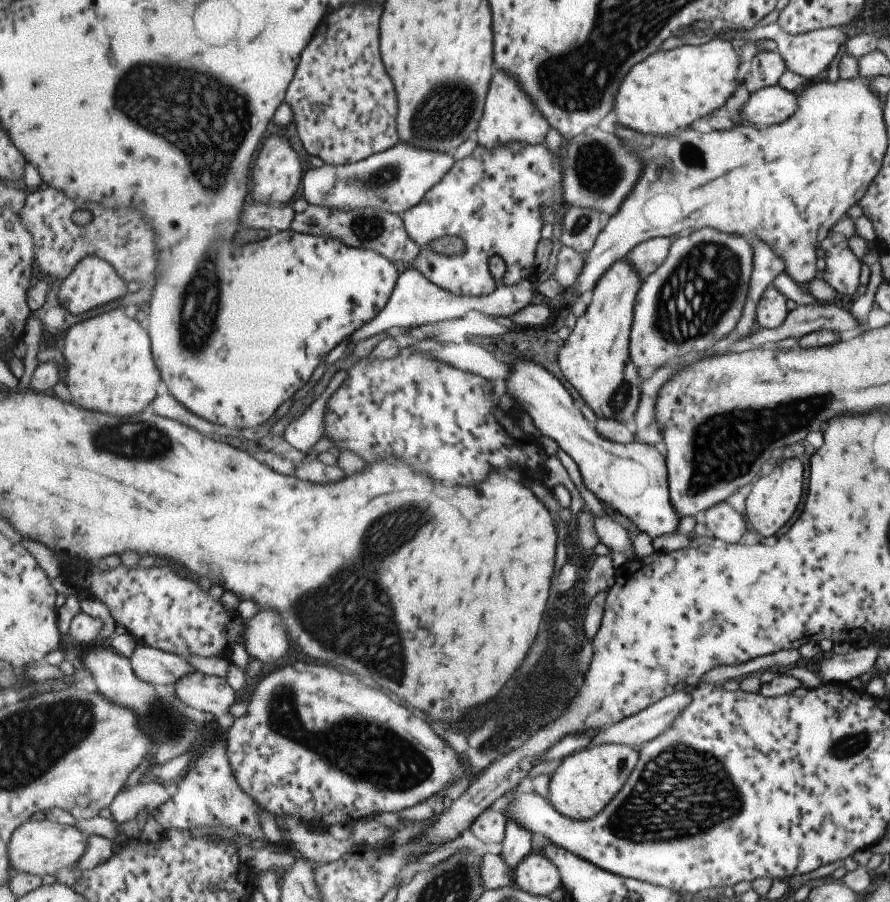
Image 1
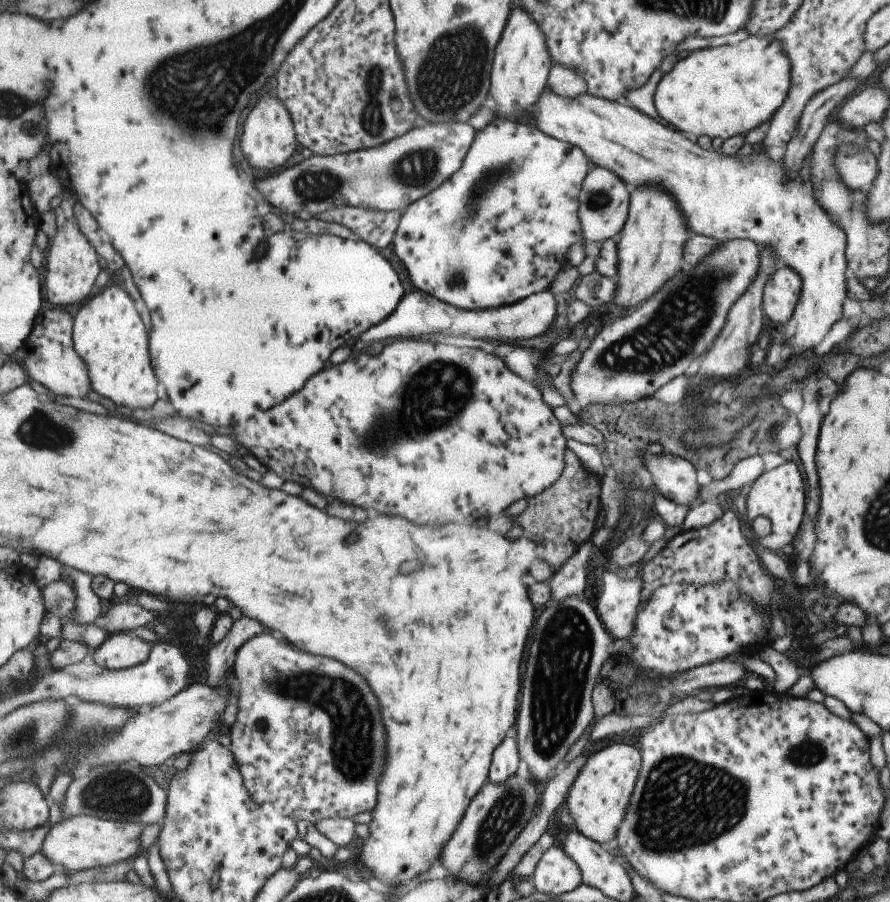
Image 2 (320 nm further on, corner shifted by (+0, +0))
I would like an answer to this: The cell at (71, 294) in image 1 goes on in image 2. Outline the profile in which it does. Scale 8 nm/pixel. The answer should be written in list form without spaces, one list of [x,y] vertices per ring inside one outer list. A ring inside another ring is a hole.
[[[70,185],[65,186],[63,199],[60,206],[55,210],[57,222],[57,234],[53,239],[50,249],[47,251],[47,275],[44,278],[44,288],[51,305],[58,307],[77,306],[82,304],[93,294],[95,283],[99,282],[97,276],[101,273],[98,252],[91,241],[83,236],[79,230],[78,218],[75,216],[75,204],[79,200],[76,192]]]

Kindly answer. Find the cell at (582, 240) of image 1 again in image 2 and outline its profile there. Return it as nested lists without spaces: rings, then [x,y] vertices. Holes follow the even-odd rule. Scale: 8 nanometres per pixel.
[[[595,168],[585,179],[580,194],[580,219],[586,242],[604,243],[619,236],[630,215],[629,186],[607,168]]]

